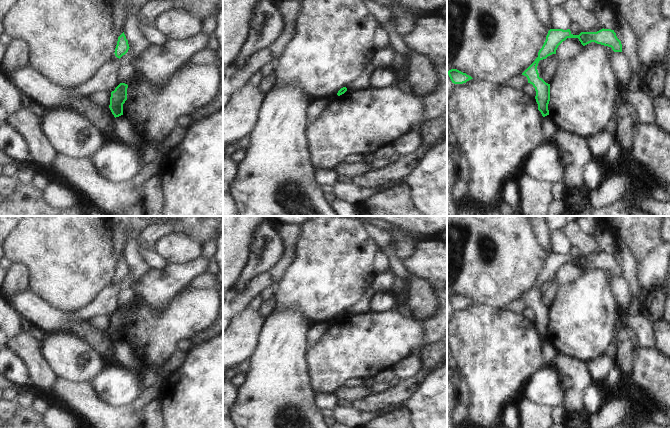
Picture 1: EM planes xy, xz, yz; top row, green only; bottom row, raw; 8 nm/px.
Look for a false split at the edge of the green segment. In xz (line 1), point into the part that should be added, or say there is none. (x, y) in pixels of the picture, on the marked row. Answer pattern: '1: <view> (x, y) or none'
1: none

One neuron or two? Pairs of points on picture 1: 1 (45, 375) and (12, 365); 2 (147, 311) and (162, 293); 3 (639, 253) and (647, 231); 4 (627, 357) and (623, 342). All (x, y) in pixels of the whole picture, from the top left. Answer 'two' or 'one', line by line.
1: two
2: two
3: one
4: one

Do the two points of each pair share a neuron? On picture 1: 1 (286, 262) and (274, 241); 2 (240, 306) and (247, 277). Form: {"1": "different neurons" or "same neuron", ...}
{"1": "different neurons", "2": "different neurons"}

